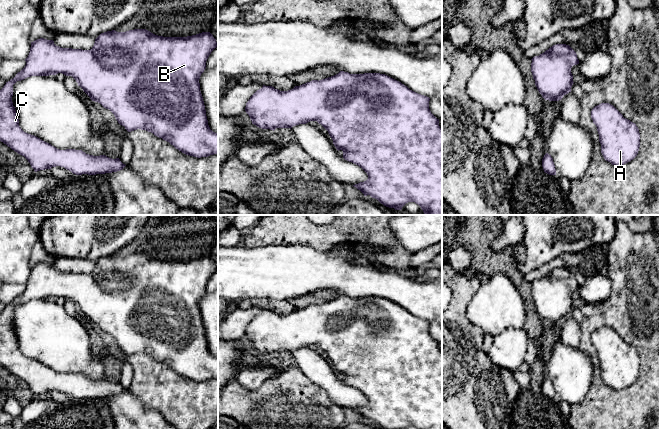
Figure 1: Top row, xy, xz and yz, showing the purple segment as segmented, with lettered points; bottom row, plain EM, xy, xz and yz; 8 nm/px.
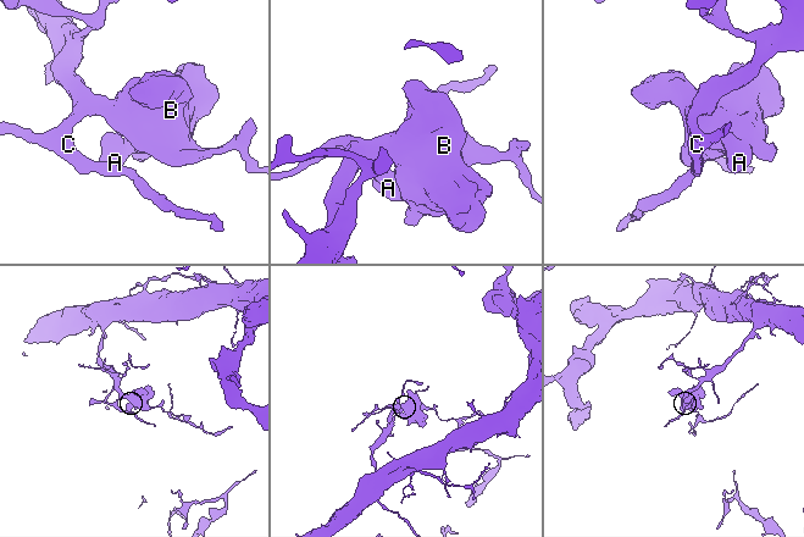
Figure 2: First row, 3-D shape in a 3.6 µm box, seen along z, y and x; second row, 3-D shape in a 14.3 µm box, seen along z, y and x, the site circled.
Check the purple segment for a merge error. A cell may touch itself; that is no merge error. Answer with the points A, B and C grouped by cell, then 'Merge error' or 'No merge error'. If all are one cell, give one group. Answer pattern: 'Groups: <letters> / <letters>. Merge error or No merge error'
Groups: A B C. No merge error

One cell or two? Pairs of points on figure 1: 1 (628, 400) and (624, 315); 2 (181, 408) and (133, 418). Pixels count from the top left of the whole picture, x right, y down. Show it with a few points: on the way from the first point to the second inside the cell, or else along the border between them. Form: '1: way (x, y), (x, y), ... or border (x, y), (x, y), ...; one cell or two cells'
1: way (647, 379), (647, 344), (639, 336); one cell
2: border (139, 399), (146, 407), (156, 409), (165, 418); two cells

